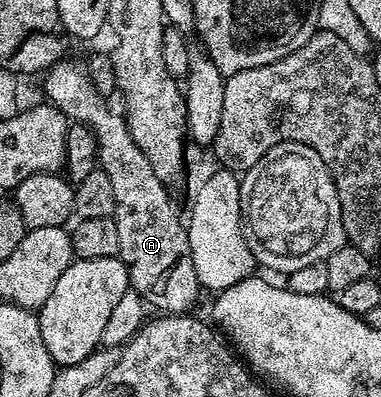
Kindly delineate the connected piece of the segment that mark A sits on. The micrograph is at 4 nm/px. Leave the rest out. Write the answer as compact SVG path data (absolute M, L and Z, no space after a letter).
M61 60L55 62L43 75L44 94L49 103L57 106L64 113L64 117L76 124L87 124L96 138L98 148L99 169L106 172L110 179L110 185L114 188L114 212L112 219L118 224L118 248L119 259L128 269L128 280L131 289L135 290L149 307L157 306L157 311L168 314L187 315L188 310L196 302L196 297L202 294L202 287L198 280L198 272L194 272L194 256L190 256L190 240L188 239L187 225L176 215L176 208L172 204L169 187L154 172L150 160L138 144L134 144L134 138L130 136L128 124L123 113L115 114L107 106L105 99L96 91L92 79L89 78L87 69L76 62Z

